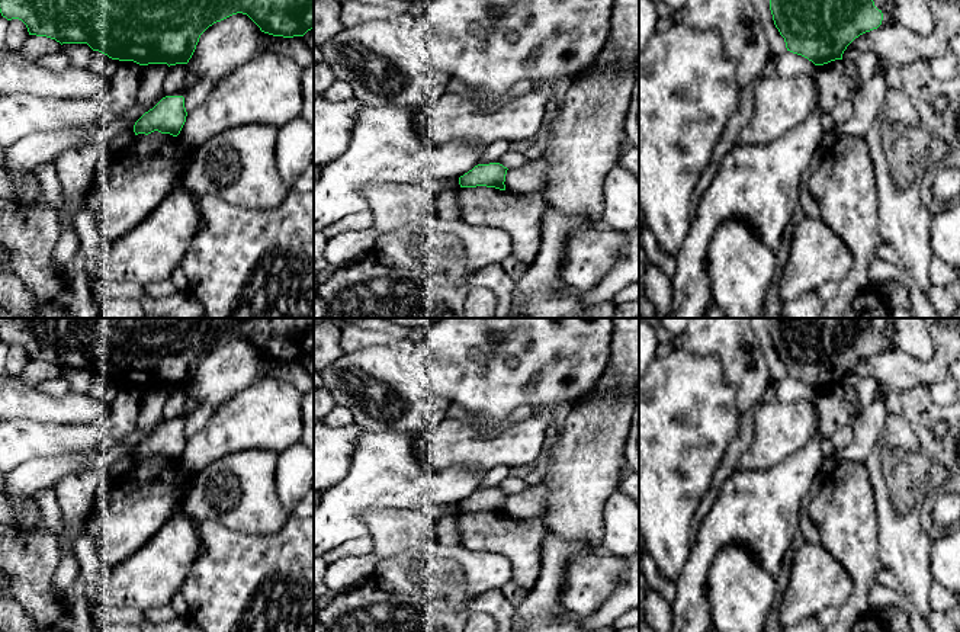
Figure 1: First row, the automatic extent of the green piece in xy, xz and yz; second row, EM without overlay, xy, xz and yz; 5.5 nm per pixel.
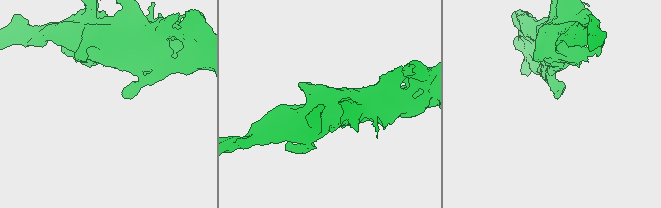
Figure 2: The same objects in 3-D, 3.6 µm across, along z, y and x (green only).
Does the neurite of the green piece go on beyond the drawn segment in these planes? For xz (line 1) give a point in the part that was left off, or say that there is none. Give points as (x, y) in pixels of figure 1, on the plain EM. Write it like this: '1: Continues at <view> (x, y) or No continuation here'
1: No continuation here

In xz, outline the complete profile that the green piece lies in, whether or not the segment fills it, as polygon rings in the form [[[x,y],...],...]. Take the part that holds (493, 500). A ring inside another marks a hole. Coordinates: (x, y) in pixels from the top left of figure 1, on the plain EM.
[[[500,488],[478,490],[459,503],[460,513],[487,511],[505,516],[507,493]]]

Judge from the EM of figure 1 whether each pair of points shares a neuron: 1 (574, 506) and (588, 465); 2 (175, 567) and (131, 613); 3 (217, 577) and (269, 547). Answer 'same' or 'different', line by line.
1: same
2: different
3: same

